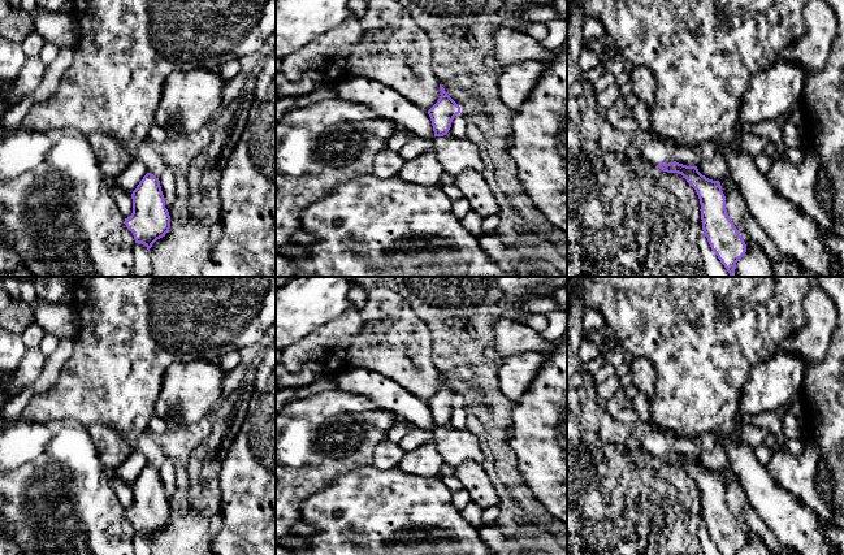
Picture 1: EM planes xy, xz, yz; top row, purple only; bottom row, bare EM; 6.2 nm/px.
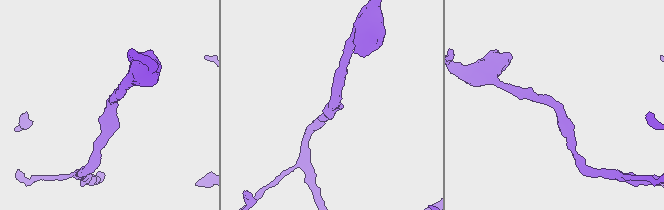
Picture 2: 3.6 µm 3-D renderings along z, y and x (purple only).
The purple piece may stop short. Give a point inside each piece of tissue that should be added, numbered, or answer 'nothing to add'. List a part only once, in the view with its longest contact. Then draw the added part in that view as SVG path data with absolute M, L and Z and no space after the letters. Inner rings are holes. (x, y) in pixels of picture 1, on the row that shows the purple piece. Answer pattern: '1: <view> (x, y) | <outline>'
nothing to add

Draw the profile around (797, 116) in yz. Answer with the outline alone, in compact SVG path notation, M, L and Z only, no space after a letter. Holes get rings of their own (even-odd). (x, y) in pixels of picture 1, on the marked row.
M802 107L784 113L780 118L797 125L800 129L808 125L806 113Z

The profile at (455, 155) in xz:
M443 135L436 136L433 144L433 152L445 173L458 177L467 169L484 172L485 165L475 143L464 138Z

